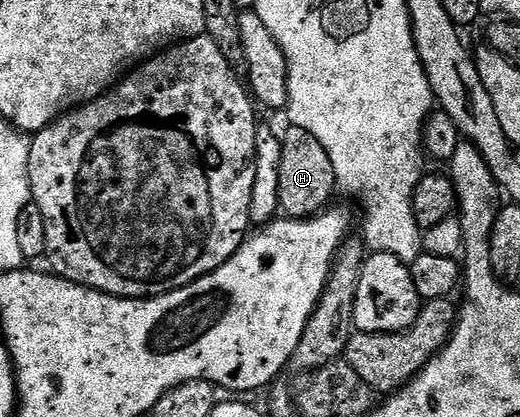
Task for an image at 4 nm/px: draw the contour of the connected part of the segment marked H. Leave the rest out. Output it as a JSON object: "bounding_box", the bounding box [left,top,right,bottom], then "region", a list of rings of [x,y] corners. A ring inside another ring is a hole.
{"bounding_box":[279,125,338,219],"region":[[[292,125],[286,126],[286,131],[281,135],[283,157],[279,161],[279,205],[281,211],[291,219],[310,219],[312,215],[320,215],[330,206],[333,191],[338,190],[335,177],[335,165],[331,165],[331,157],[327,157],[327,149],[307,133],[307,129],[299,129]]]}

